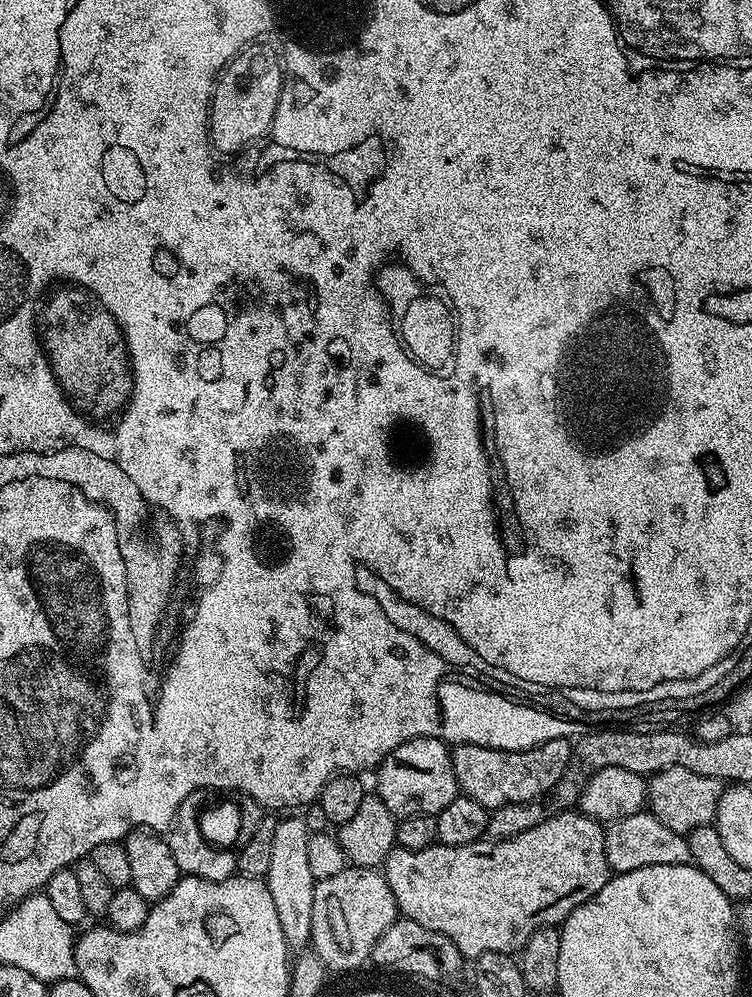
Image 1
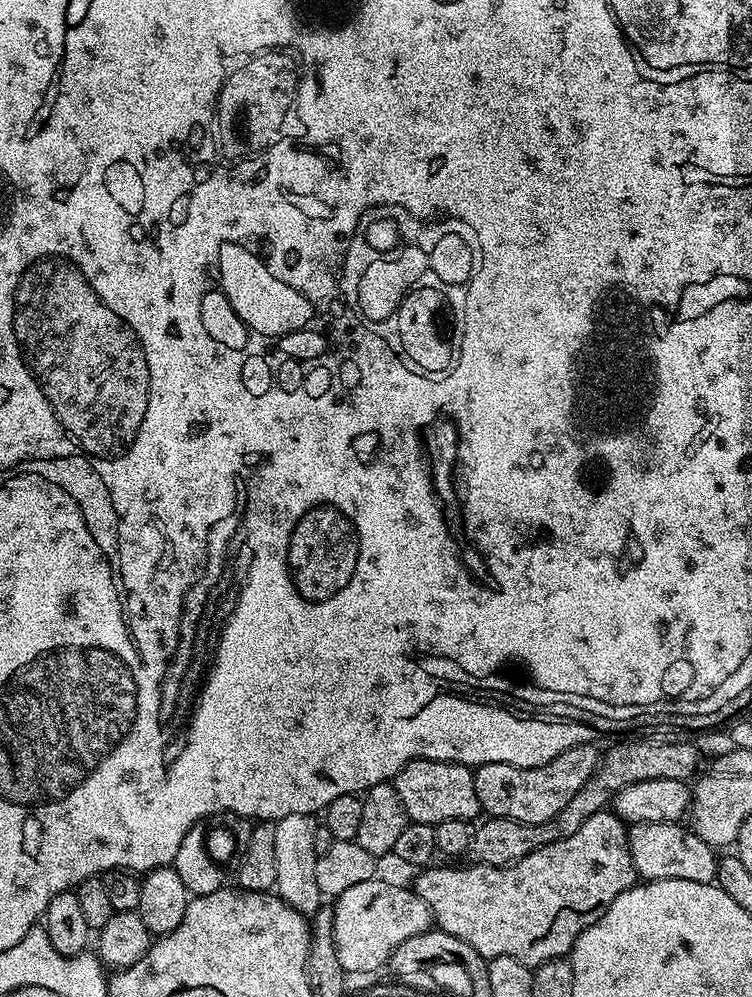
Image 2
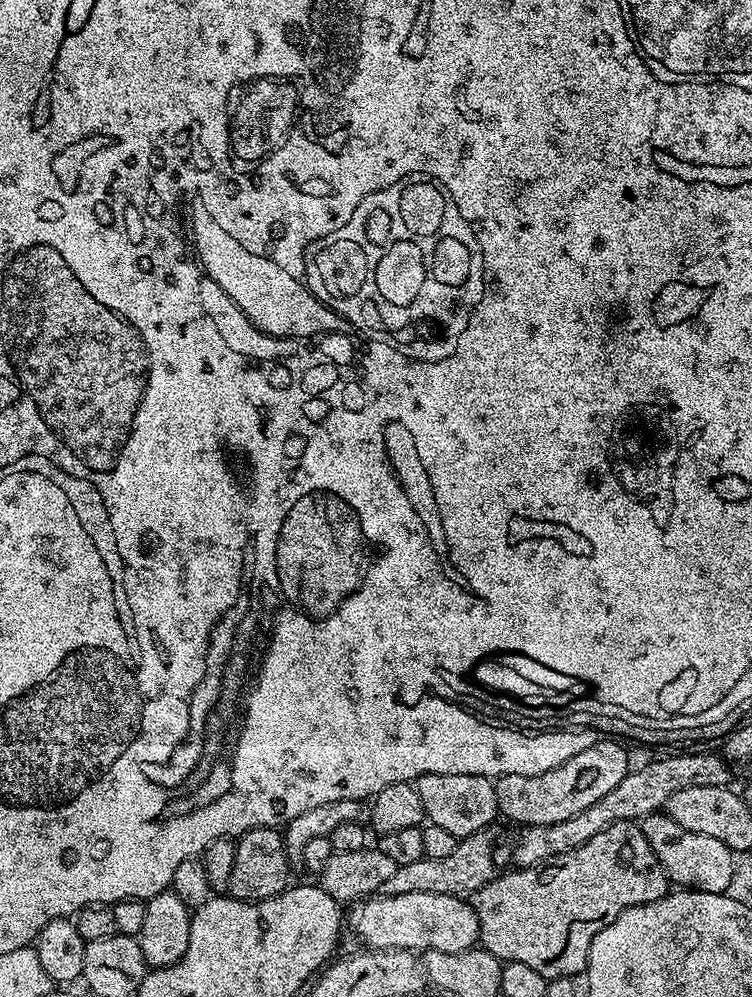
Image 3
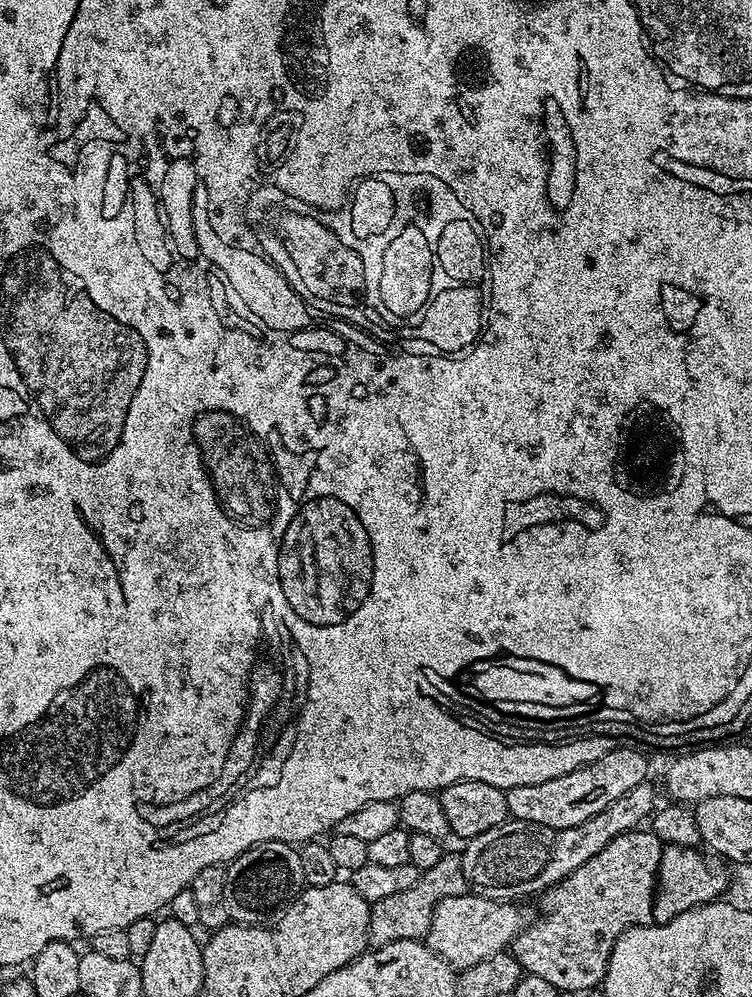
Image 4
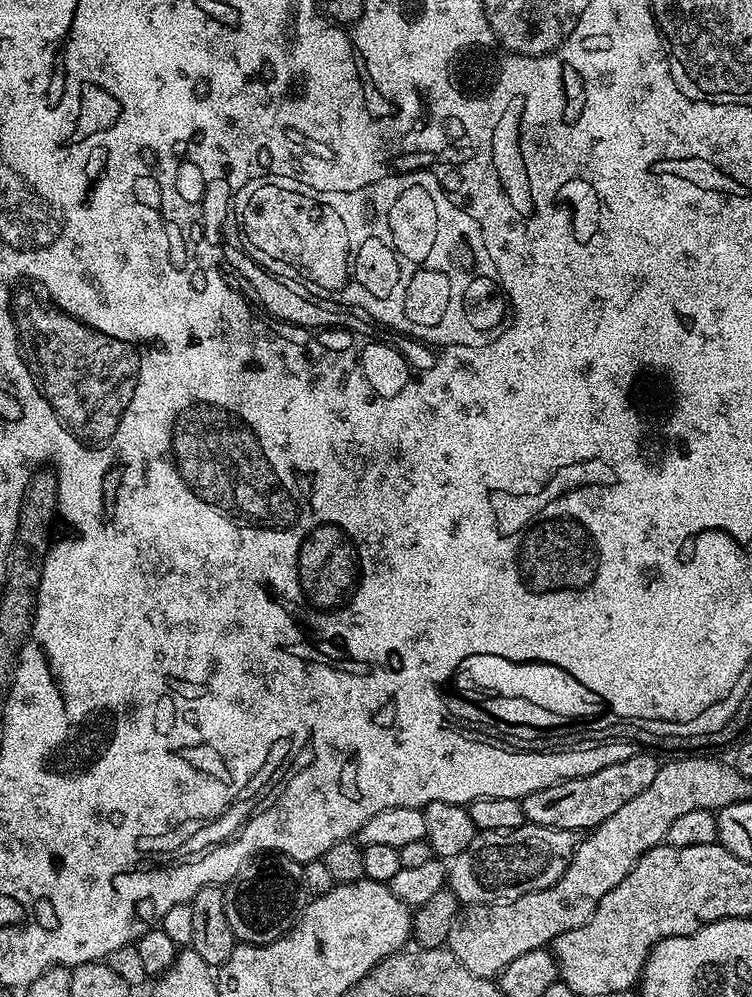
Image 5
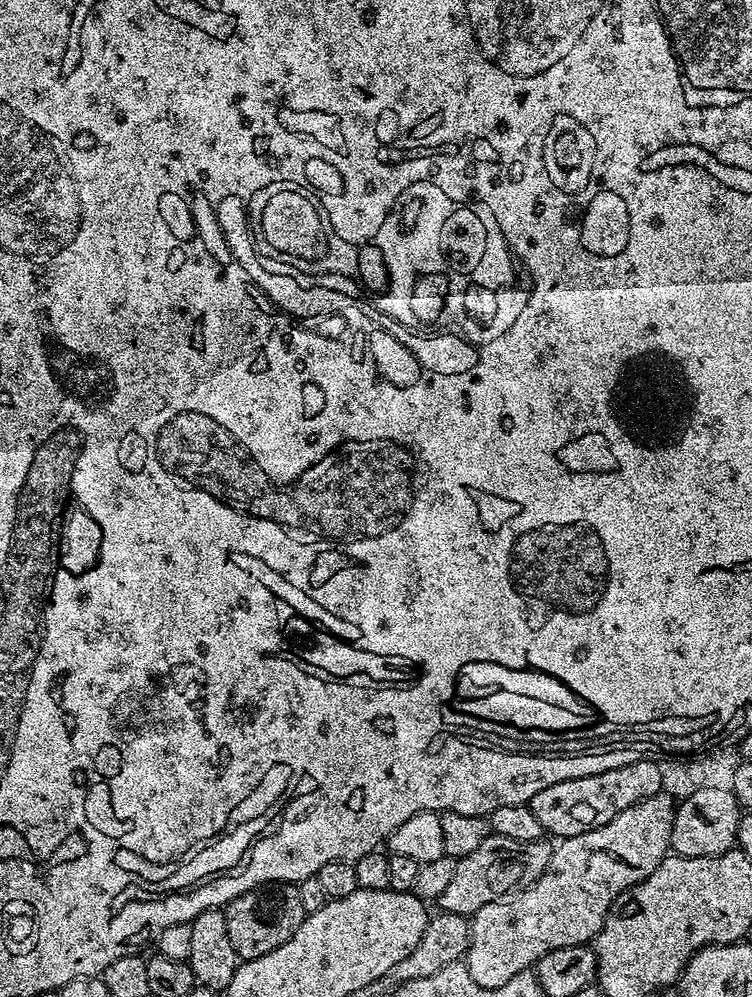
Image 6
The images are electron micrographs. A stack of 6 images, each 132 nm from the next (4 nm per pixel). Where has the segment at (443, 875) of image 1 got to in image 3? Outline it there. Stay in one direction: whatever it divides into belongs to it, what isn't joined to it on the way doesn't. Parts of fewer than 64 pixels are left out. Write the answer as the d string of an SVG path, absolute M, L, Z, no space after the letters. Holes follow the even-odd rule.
M619 820L607 824L601 832L594 834L586 843L550 857L530 868L517 867L516 872L497 874L488 884L482 885L471 897L472 909L480 923L479 943L490 954L502 962L522 962L533 970L538 970L547 980L557 980L563 976L576 978L588 966L590 942L625 908L633 908L646 902L654 902L667 896L670 881L662 870L650 842L642 834L639 823Z

